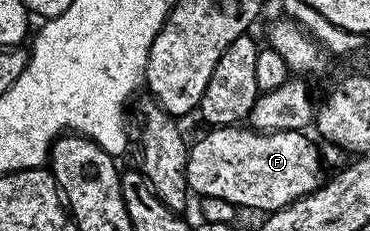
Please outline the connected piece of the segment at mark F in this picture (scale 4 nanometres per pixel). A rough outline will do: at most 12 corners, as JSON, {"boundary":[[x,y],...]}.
{"boundary":[[215,126],[187,187],[270,214],[317,191],[306,131]]}

